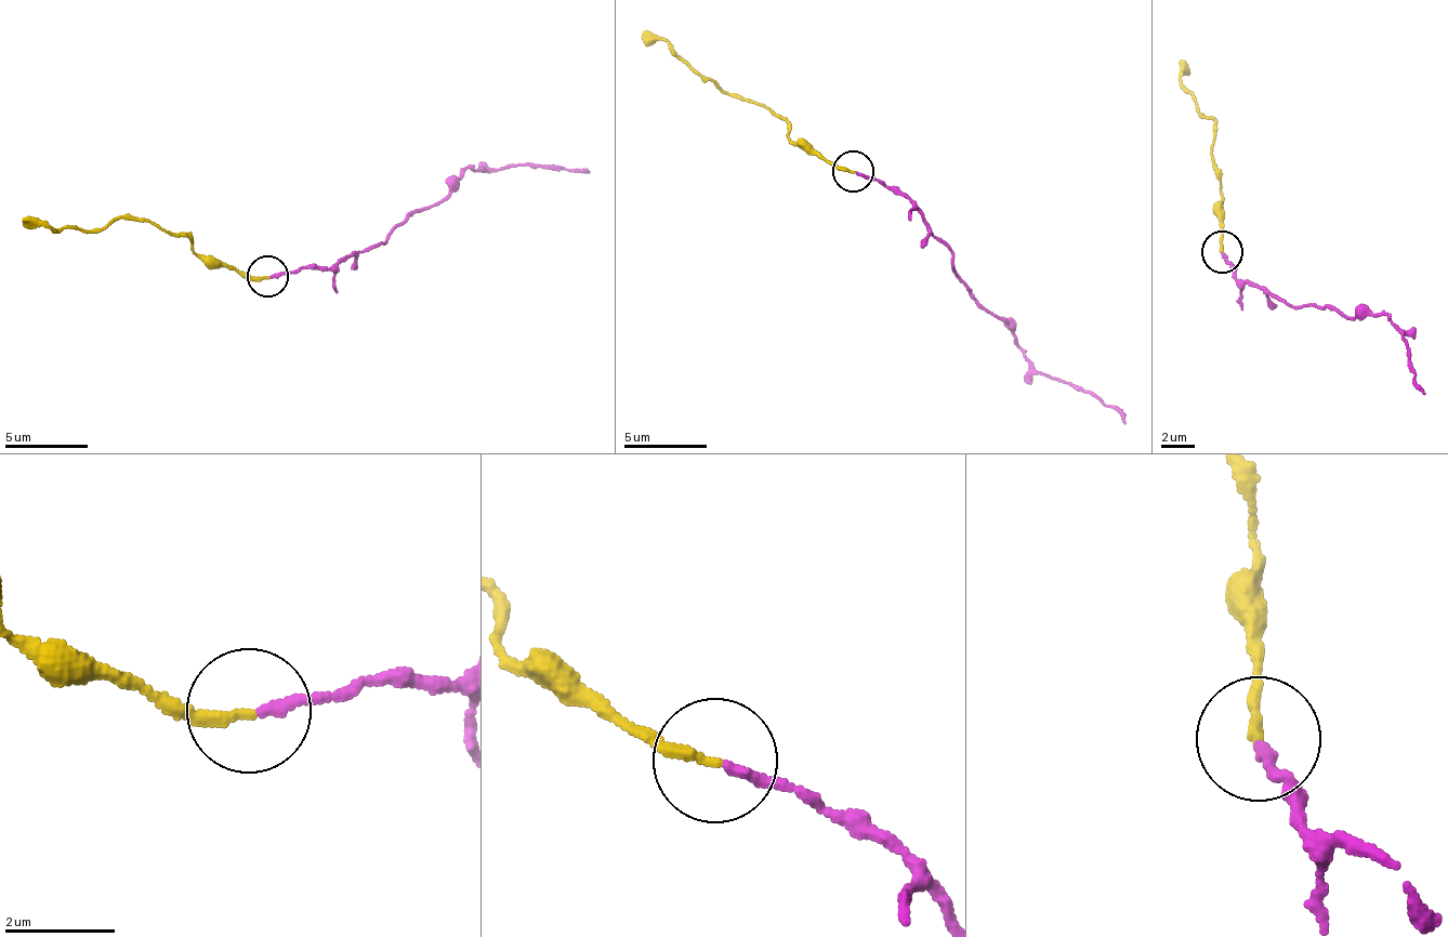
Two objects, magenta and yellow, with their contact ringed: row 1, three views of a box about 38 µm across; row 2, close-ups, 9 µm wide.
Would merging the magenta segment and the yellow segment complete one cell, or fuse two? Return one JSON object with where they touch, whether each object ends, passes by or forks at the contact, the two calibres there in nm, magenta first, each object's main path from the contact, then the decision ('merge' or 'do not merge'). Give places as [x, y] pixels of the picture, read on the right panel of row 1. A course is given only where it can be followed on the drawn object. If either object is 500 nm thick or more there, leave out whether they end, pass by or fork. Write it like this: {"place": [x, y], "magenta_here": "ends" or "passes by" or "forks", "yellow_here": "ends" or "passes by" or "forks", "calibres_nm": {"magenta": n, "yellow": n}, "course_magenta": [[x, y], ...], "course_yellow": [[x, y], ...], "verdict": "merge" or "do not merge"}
{"place": [1222, 251], "magenta_here": "ends", "yellow_here": "ends", "calibres_nm": {"magenta": 190, "yellow": 190}, "course_magenta": [[1222, 254], [1231, 271], [1280, 302], [1330, 307], [1346, 318], [1386, 316], [1396, 322], [1406, 365], [1424, 394]], "course_yellow": [[1223, 252], [1223, 210], [1214, 170], [1214, 121], [1198, 106], [1179, 76], [1180, 60]], "verdict": "do not merge"}

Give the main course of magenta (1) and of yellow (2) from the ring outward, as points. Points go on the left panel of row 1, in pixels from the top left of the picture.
1: (271, 277), (314, 269), (380, 246), (406, 215), (431, 208), (464, 171), (478, 167), (492, 171), (590, 171)
2: (266, 277), (207, 262), (184, 237), (150, 223), (121, 219), (79, 231), (21, 221)

